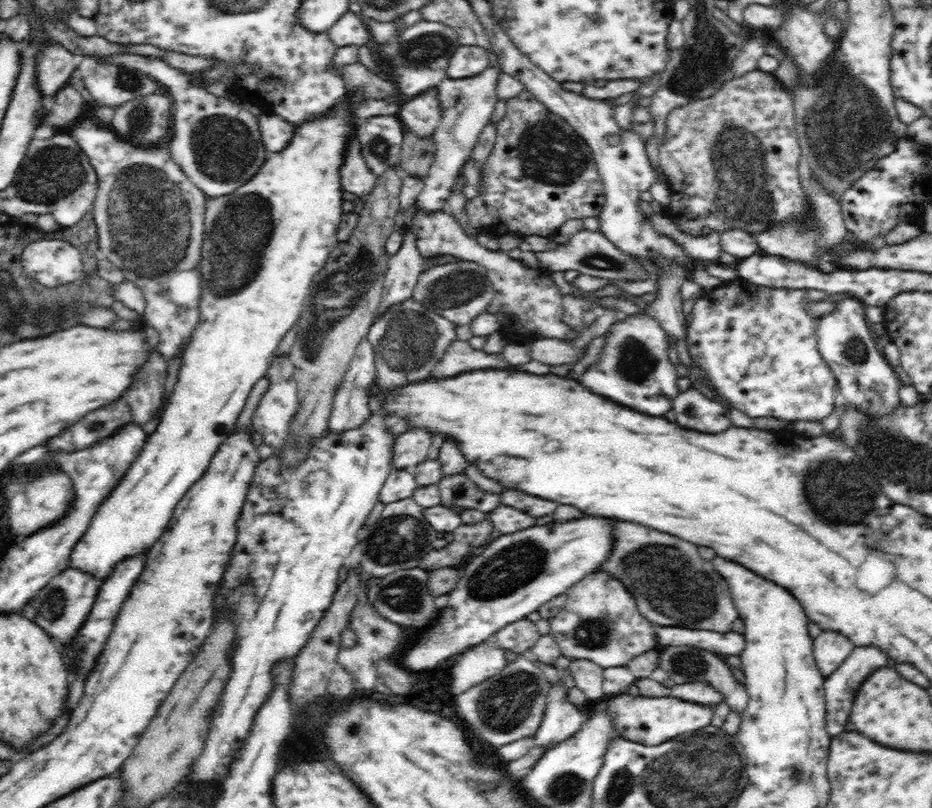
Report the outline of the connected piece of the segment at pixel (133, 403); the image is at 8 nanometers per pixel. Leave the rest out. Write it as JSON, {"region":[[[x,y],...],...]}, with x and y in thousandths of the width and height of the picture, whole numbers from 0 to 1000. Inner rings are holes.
{"region":[[[163,436],[161,448],[150,458],[146,473],[135,488],[135,498],[142,507],[142,522],[148,527],[159,525],[167,507],[174,502],[178,465],[178,448],[170,436]]]}

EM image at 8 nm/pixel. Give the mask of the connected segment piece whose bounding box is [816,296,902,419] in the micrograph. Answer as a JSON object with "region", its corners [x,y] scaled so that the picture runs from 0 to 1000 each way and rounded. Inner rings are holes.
{"region":[[[910,366],[898,374],[897,382],[880,392],[876,403],[877,432],[896,463],[901,495],[935,516],[956,511],[966,499],[966,467],[940,428],[933,399],[927,390],[927,376]]]}

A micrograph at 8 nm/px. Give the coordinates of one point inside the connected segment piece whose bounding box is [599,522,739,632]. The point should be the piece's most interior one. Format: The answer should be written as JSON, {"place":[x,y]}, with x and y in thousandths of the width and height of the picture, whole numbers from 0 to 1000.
{"place":[717,726]}

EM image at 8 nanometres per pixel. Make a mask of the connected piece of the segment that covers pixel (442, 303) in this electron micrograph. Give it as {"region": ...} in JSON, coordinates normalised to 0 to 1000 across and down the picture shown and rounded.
{"region":[[[485,324],[456,334],[443,354],[443,370],[454,376],[459,385],[480,394],[489,405],[504,402],[514,389],[521,387],[530,369],[530,358],[523,345],[519,329],[511,324]]]}

